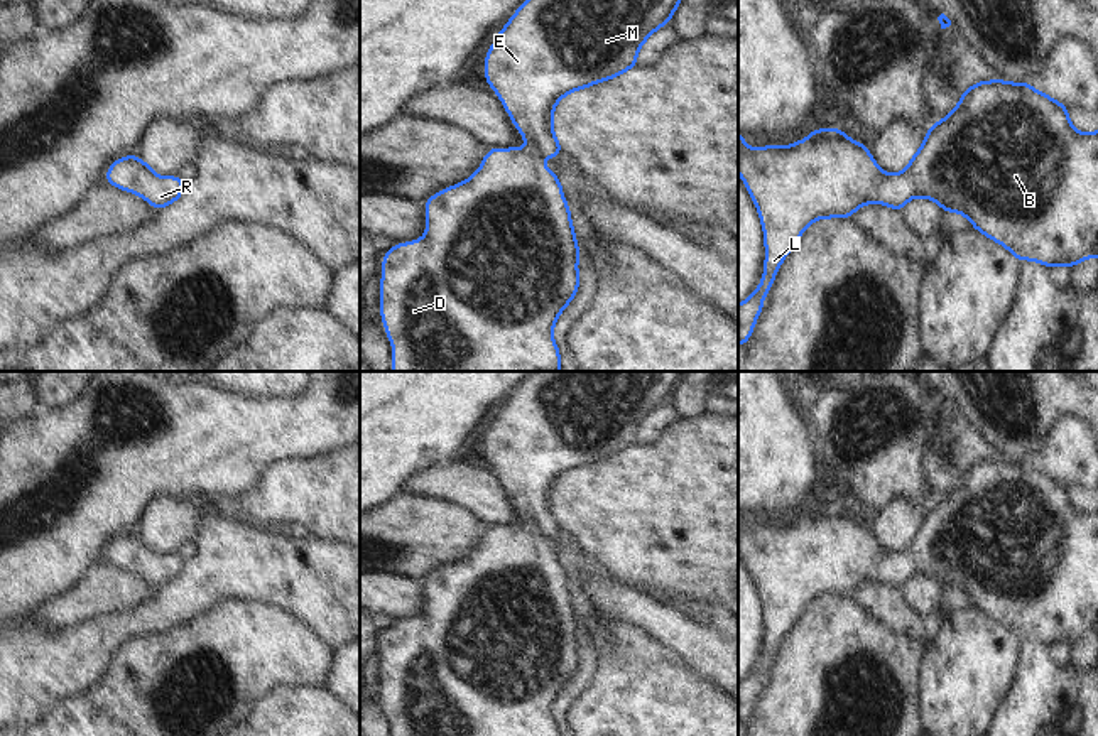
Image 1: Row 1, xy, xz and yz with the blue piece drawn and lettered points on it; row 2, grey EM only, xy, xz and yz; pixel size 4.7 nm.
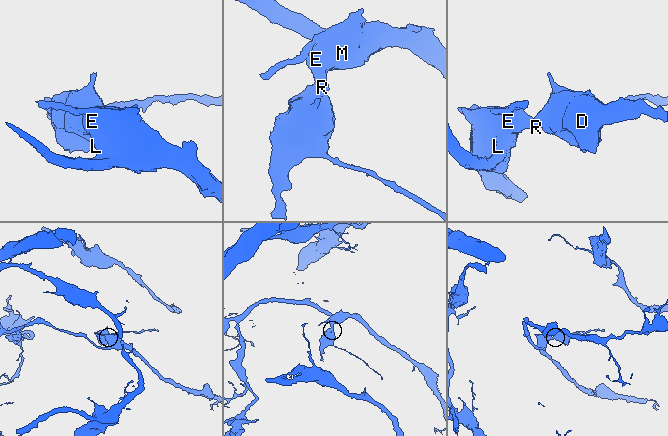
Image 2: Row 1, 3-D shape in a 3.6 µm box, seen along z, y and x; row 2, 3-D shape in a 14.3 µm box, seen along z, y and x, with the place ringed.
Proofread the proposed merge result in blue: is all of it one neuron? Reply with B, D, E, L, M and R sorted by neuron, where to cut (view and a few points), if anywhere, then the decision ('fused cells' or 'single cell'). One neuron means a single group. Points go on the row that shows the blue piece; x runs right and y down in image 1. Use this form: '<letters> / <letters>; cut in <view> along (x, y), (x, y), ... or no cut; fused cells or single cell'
B D E L M R; no cut; single cell

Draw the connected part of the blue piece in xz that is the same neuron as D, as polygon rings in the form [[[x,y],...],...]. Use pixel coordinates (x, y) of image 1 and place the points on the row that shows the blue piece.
[[[525,0],[502,29],[485,57],[485,79],[502,100],[514,125],[529,142],[527,149],[488,149],[483,164],[468,181],[439,191],[424,203],[427,214],[427,230],[422,240],[412,243],[395,243],[383,255],[383,275],[380,289],[380,307],[385,333],[394,346],[392,371],[559,371],[561,356],[552,338],[552,326],[561,311],[573,300],[579,289],[578,282],[578,252],[579,245],[574,238],[569,204],[563,199],[559,177],[546,165],[539,164],[541,155],[557,159],[563,152],[559,140],[552,133],[552,110],[557,101],[573,91],[588,88],[605,79],[612,79],[635,68],[639,47],[664,24],[669,24],[681,0]]]

